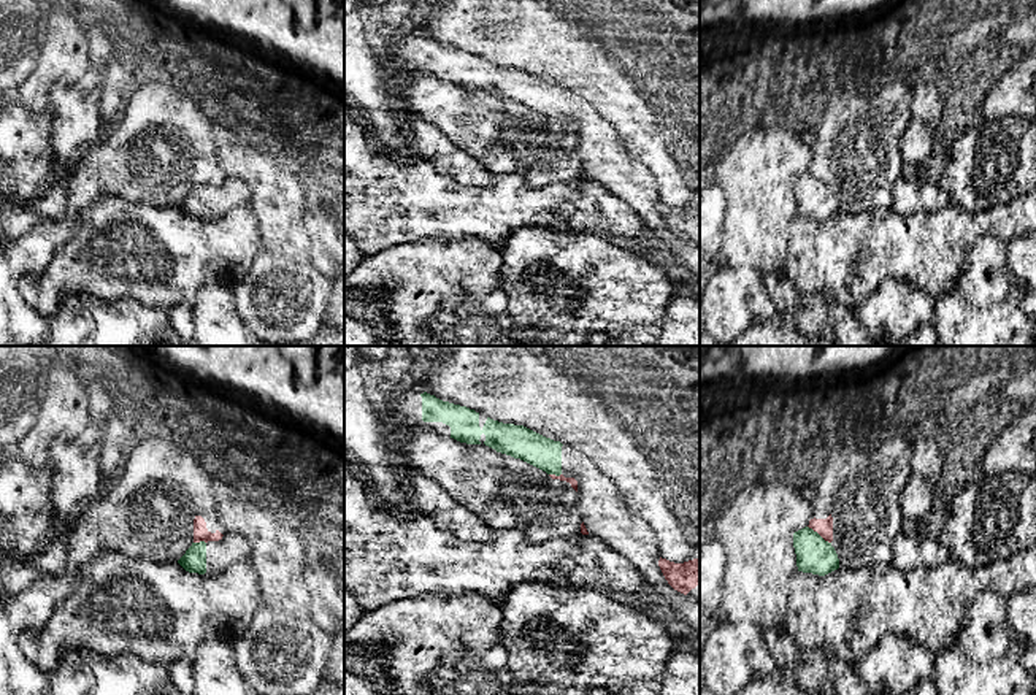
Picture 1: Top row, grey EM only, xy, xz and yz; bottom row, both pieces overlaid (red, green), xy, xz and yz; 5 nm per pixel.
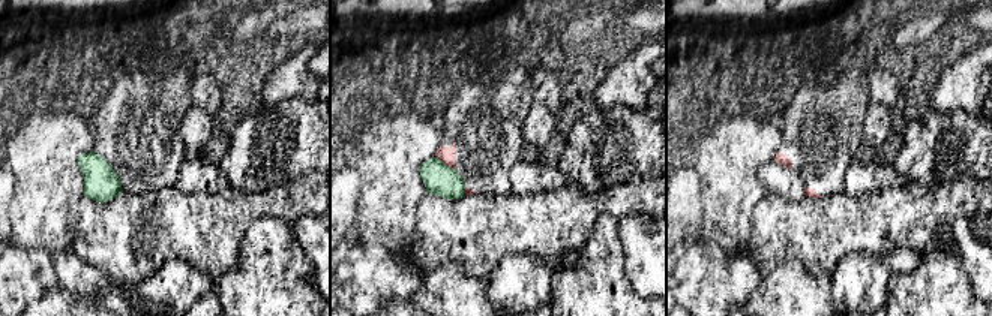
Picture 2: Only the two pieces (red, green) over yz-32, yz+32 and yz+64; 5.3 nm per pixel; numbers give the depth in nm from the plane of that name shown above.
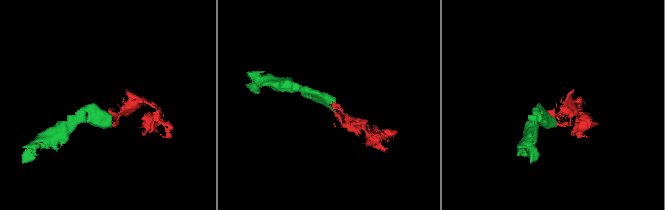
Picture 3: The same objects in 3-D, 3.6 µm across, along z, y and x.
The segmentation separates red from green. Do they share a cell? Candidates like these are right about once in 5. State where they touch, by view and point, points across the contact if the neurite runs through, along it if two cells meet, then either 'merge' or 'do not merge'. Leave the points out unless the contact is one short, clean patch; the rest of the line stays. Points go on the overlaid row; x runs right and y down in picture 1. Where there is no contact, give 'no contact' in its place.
contact yz (819, 533); border yz (808, 526), (830, 543); do not merge

